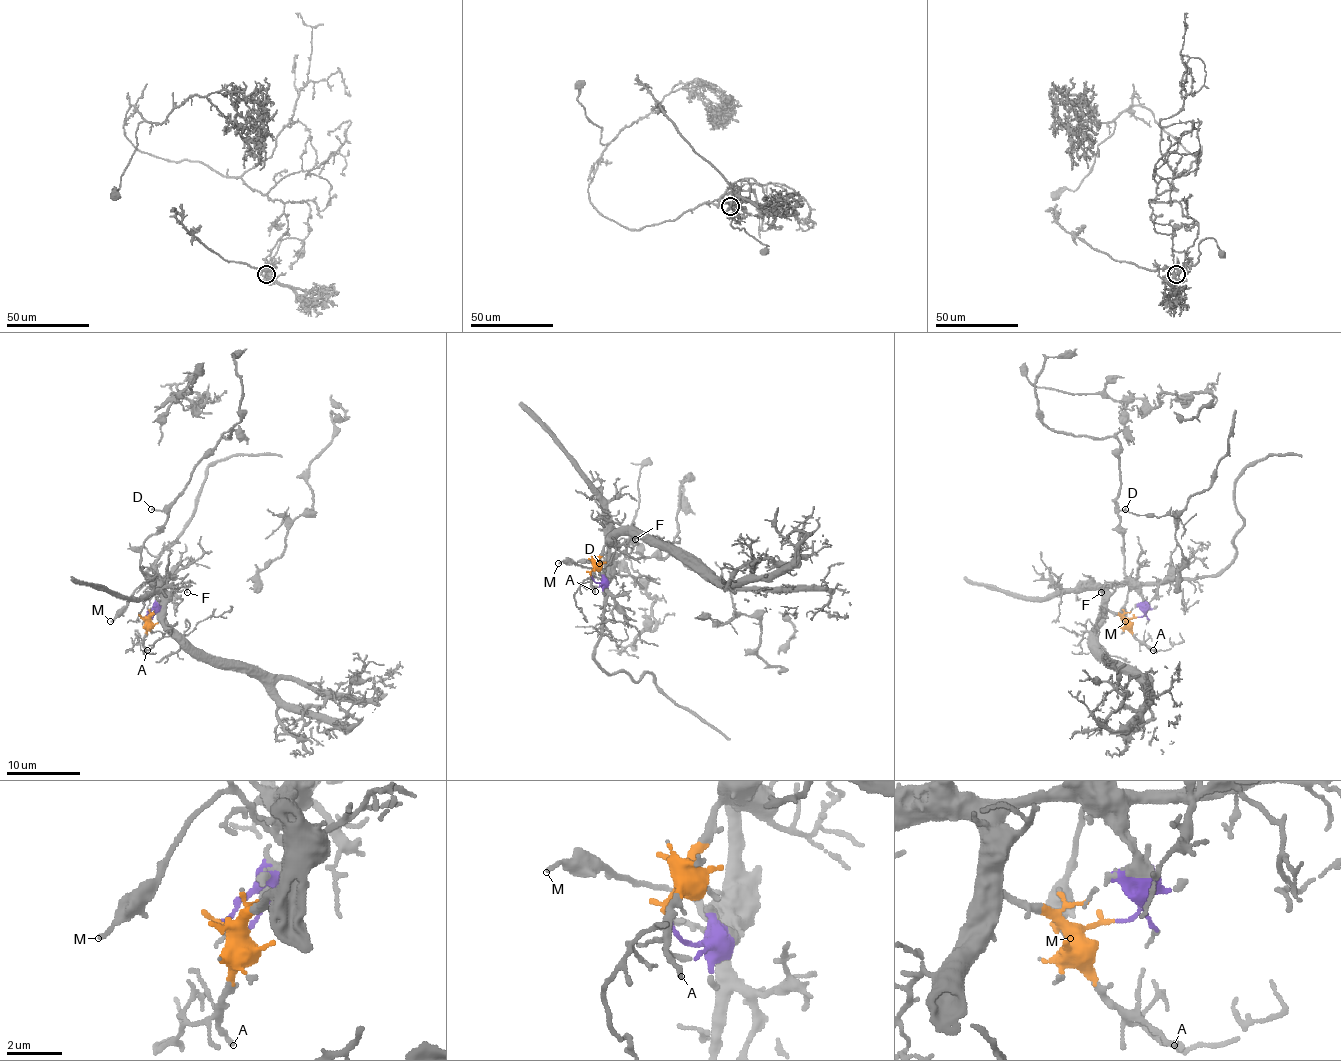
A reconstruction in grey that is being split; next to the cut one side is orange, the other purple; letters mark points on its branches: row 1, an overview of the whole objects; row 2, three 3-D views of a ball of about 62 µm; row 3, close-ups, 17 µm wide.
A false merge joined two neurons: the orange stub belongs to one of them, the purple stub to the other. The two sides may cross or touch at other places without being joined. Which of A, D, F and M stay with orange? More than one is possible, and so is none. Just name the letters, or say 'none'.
A, F

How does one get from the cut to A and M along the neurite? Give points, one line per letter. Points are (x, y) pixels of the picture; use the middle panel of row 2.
A: (591, 575), (595, 568), (591, 579), (595, 592)
M: (591, 577), (595, 582), (608, 581), (595, 568), (584, 568), (575, 562), (558, 564)

